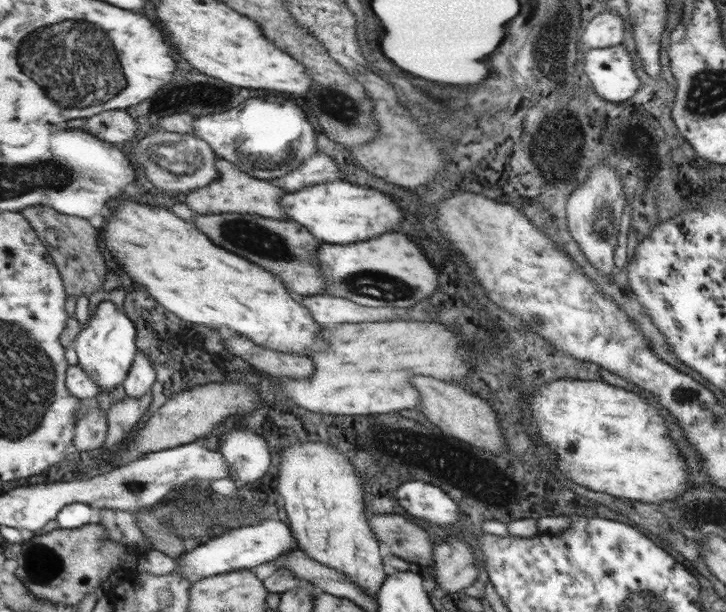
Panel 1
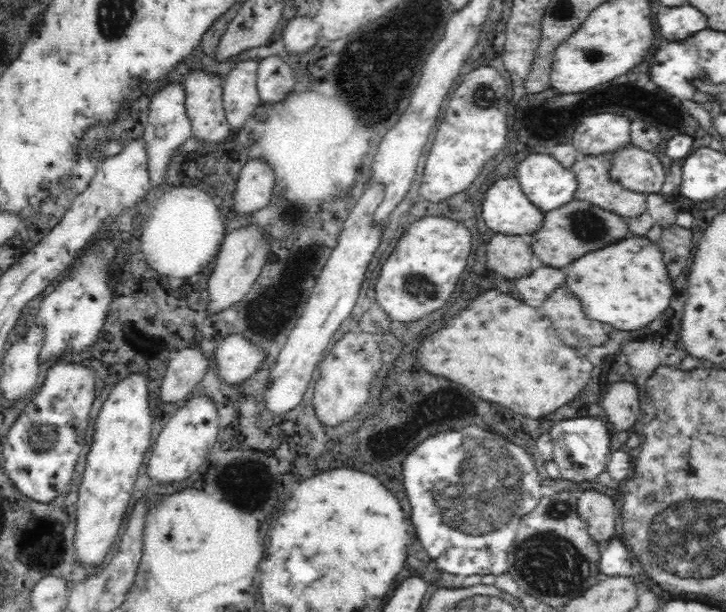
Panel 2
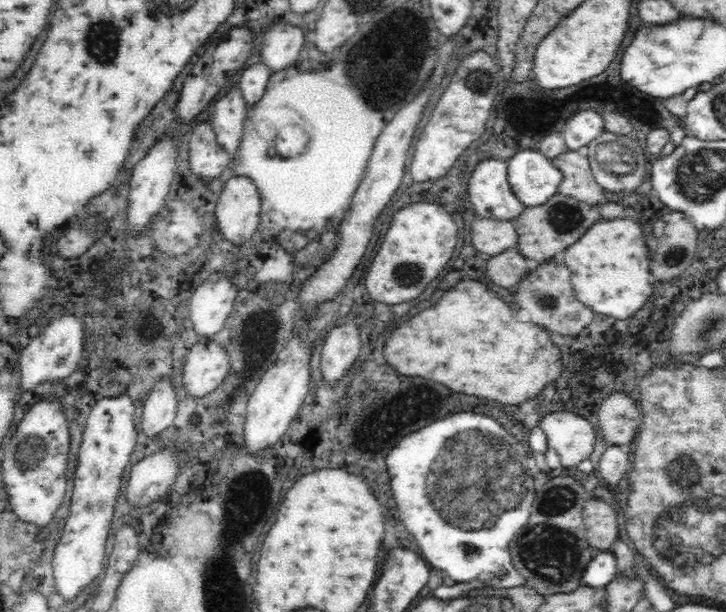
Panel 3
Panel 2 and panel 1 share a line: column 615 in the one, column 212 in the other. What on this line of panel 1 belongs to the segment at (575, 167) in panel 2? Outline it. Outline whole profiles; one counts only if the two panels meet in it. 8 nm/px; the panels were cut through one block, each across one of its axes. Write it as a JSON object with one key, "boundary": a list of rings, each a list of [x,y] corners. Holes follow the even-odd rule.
{"boundary":[[[215,159],[215,180],[205,187],[195,189],[186,194],[186,203],[199,215],[237,213],[254,214],[263,218],[287,219],[287,214],[281,208],[283,198],[282,187],[275,186],[269,180],[259,180],[241,172],[233,163]]]}

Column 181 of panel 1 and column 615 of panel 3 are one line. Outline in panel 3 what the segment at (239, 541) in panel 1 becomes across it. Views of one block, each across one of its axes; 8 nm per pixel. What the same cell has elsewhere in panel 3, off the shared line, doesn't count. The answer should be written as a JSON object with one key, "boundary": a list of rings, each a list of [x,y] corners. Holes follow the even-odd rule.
{"boundary":[[[609,551],[595,552],[584,571],[580,582],[582,585],[604,589],[606,584],[614,580],[618,573],[616,557]]]}

